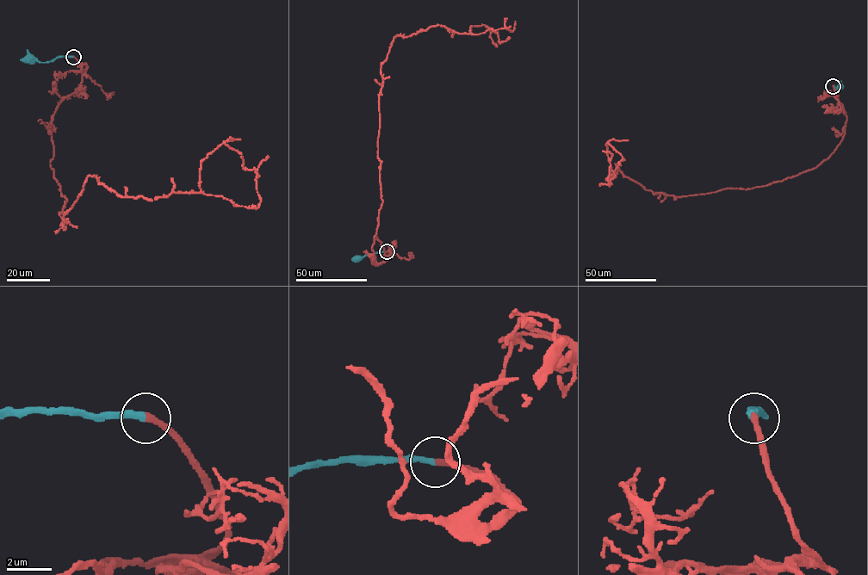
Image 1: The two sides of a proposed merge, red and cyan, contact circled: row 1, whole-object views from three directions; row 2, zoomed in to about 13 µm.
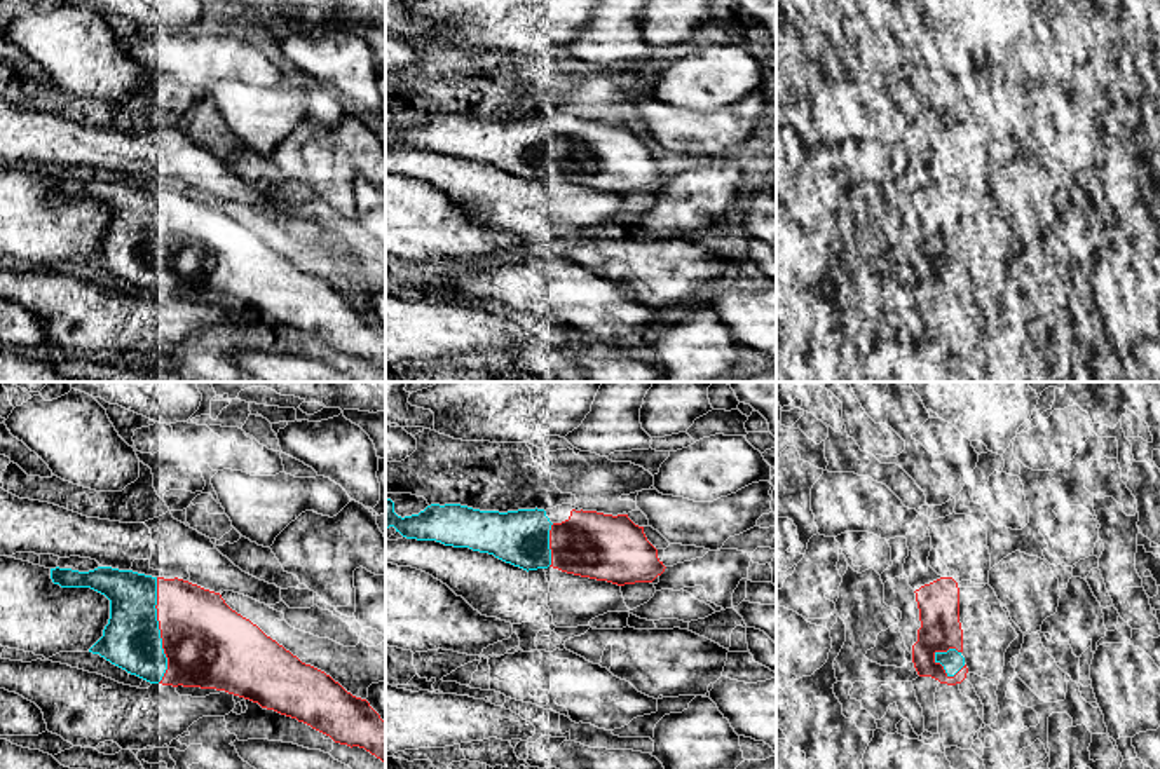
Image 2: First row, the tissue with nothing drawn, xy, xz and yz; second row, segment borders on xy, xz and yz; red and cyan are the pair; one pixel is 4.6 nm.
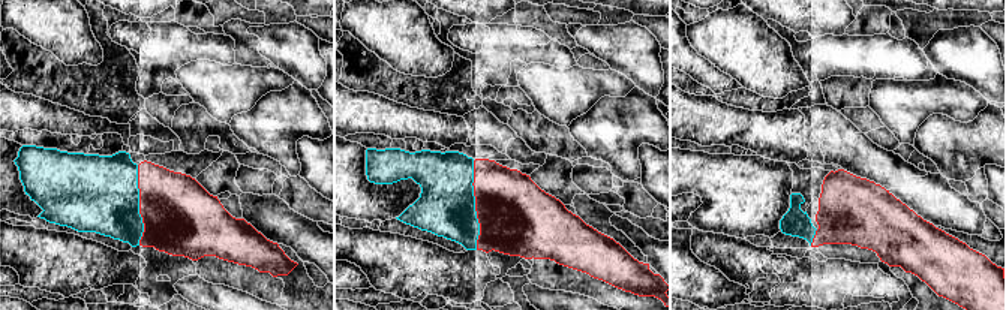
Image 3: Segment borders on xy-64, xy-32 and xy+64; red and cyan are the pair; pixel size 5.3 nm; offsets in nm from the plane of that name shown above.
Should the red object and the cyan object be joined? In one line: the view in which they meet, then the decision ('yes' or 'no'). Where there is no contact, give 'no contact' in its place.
contact in xy; yes

